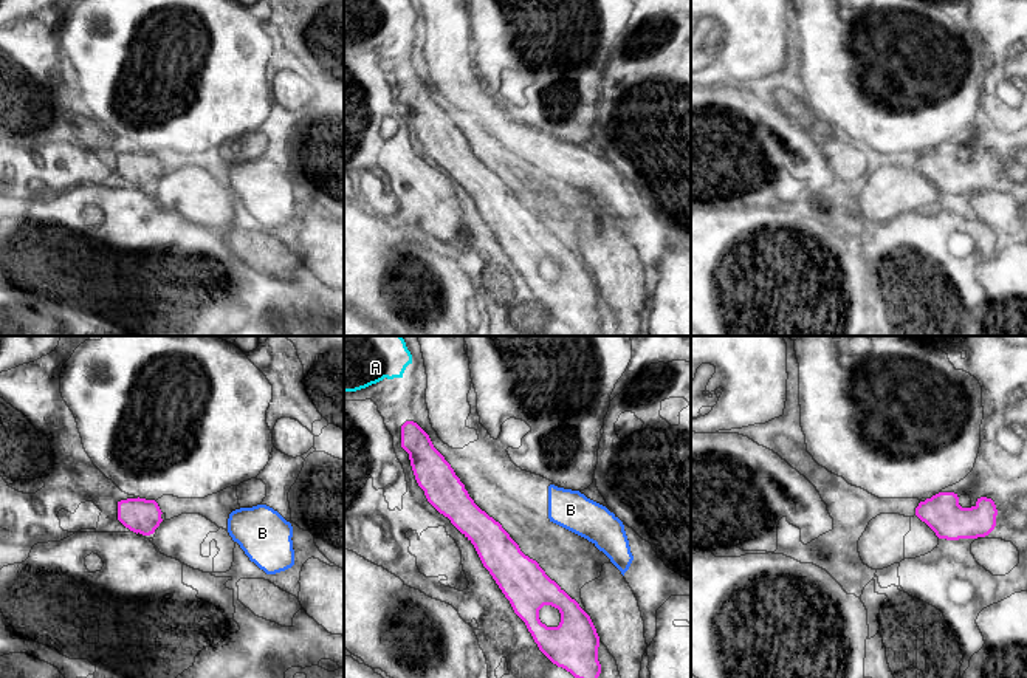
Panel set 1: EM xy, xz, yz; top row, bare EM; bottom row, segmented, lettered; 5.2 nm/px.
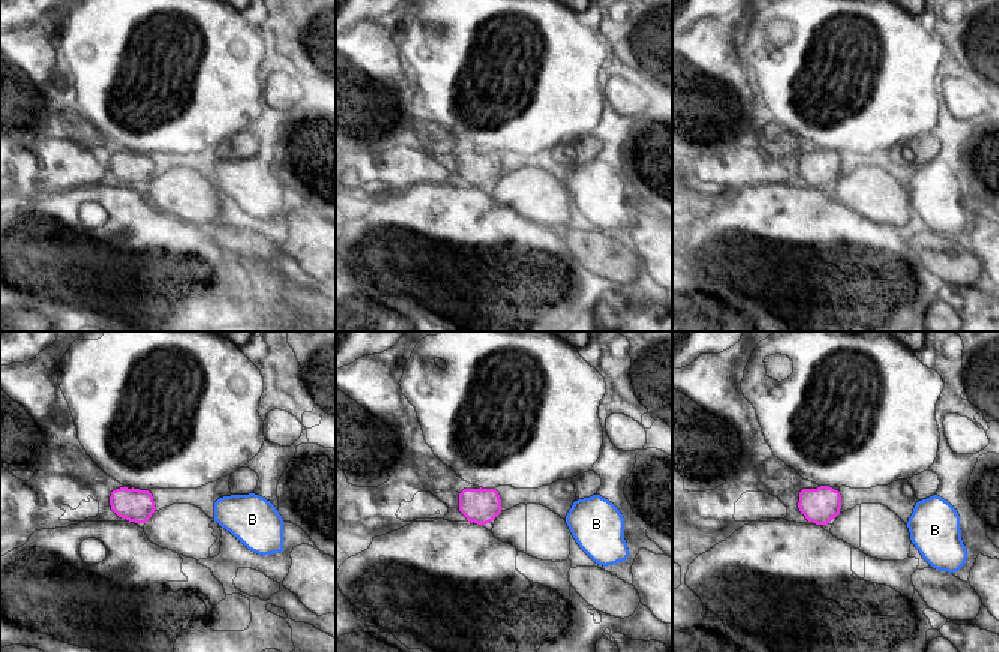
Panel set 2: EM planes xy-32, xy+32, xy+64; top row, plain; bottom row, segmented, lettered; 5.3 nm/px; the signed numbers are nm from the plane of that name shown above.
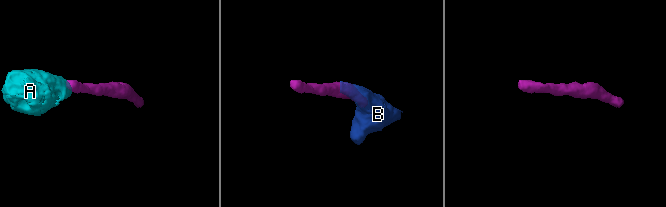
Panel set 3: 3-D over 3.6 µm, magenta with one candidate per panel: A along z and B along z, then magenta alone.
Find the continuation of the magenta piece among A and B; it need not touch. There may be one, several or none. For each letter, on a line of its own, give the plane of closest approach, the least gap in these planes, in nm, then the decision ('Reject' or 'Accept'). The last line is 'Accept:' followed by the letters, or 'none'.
A: Closest in xz. Distance 240 nm. Accept
B: Closest in xz. Distance 220 nm. Reject
Accept: A

